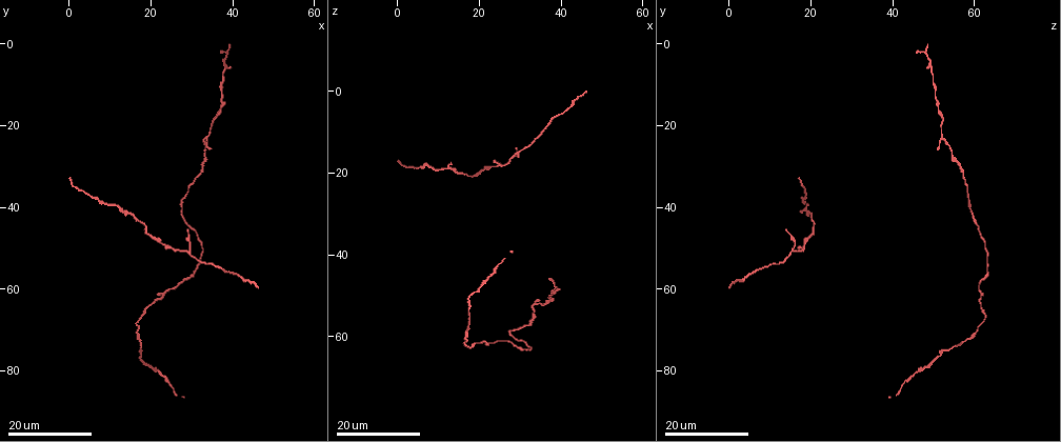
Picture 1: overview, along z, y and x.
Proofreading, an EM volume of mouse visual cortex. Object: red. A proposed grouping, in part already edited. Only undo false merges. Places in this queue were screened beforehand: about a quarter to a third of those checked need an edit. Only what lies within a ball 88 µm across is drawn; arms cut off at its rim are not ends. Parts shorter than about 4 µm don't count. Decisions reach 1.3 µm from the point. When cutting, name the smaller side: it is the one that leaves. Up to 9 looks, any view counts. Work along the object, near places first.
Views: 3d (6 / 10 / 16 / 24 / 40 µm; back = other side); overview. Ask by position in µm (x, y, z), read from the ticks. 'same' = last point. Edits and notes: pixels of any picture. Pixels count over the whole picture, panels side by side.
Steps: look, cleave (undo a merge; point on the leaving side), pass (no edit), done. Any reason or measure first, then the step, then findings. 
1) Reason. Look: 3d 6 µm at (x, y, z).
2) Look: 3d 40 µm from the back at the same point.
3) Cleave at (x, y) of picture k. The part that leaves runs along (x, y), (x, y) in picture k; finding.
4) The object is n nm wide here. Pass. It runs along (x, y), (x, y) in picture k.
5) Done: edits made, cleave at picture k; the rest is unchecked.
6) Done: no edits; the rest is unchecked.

Look: 3d 16 µm at (18.0, 44.5, 20.5).

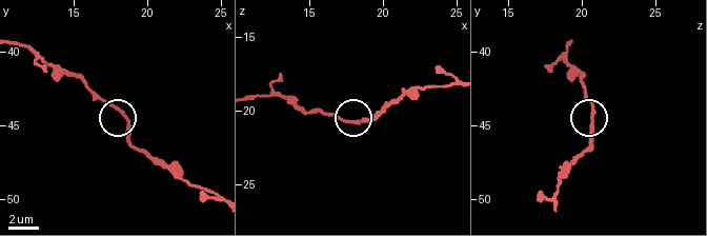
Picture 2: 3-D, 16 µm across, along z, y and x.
Closer look. Look: 3d 10 µm at (18.2, 44.0, 20.8).

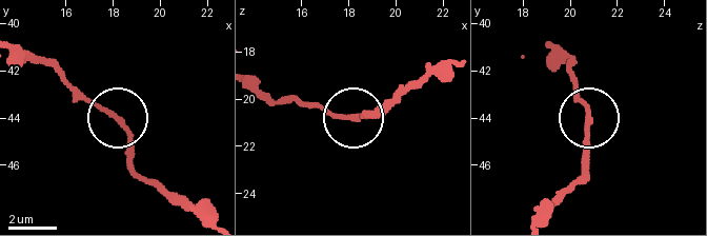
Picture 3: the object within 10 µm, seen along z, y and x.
Pass. One cell here.

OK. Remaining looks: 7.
Look: 3d 16 µm at (29.5, 51.0, 16.0).

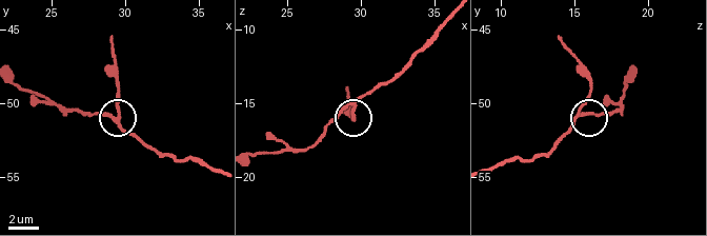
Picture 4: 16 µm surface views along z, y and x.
Closer look. Look: 3d 10 µm at (29.6, 50.6, 15.2).

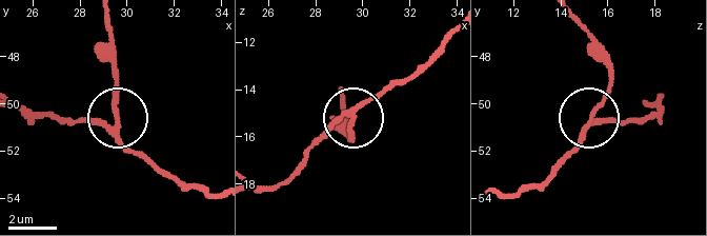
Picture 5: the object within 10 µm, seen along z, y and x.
The object is 190 nm wide here. Pass. All the same cell.

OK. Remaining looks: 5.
Thick turns thin. Look: 3d 24 µm at (12.5, 41.0, 19.0).

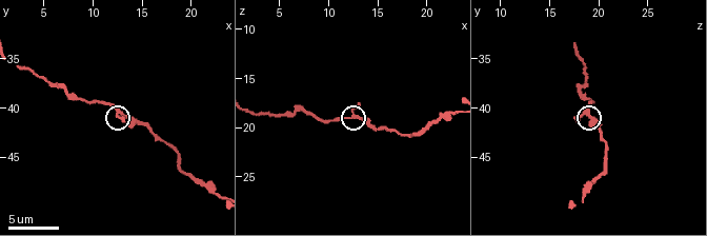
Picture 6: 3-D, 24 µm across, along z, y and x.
Look: 3d 10 µm at (13.2, 40.8, 19.2).

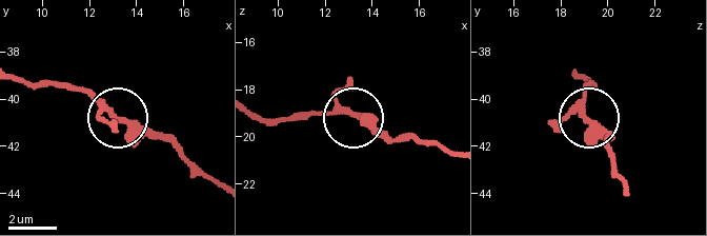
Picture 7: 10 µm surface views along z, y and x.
Pass. One cell here.

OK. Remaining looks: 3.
Sudden change in width. Look: 3d 16 µm at (24.5, 49.5, 18.0).

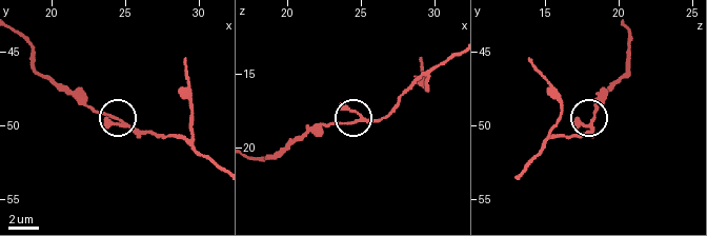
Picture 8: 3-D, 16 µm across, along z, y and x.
Look: 3d 10 µm at (24.6, 49.6, 18.2).

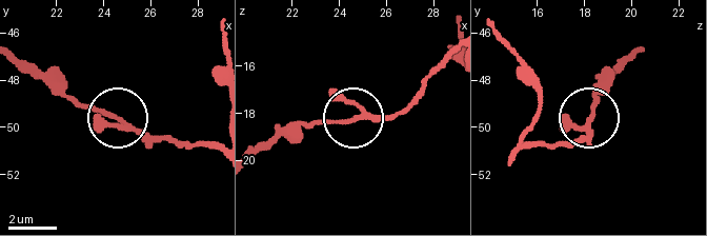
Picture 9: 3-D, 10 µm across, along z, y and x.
3 arms meet here. Pass. Continuous, no second cell.

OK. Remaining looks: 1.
Done: no edits; the rest is unchecked.

